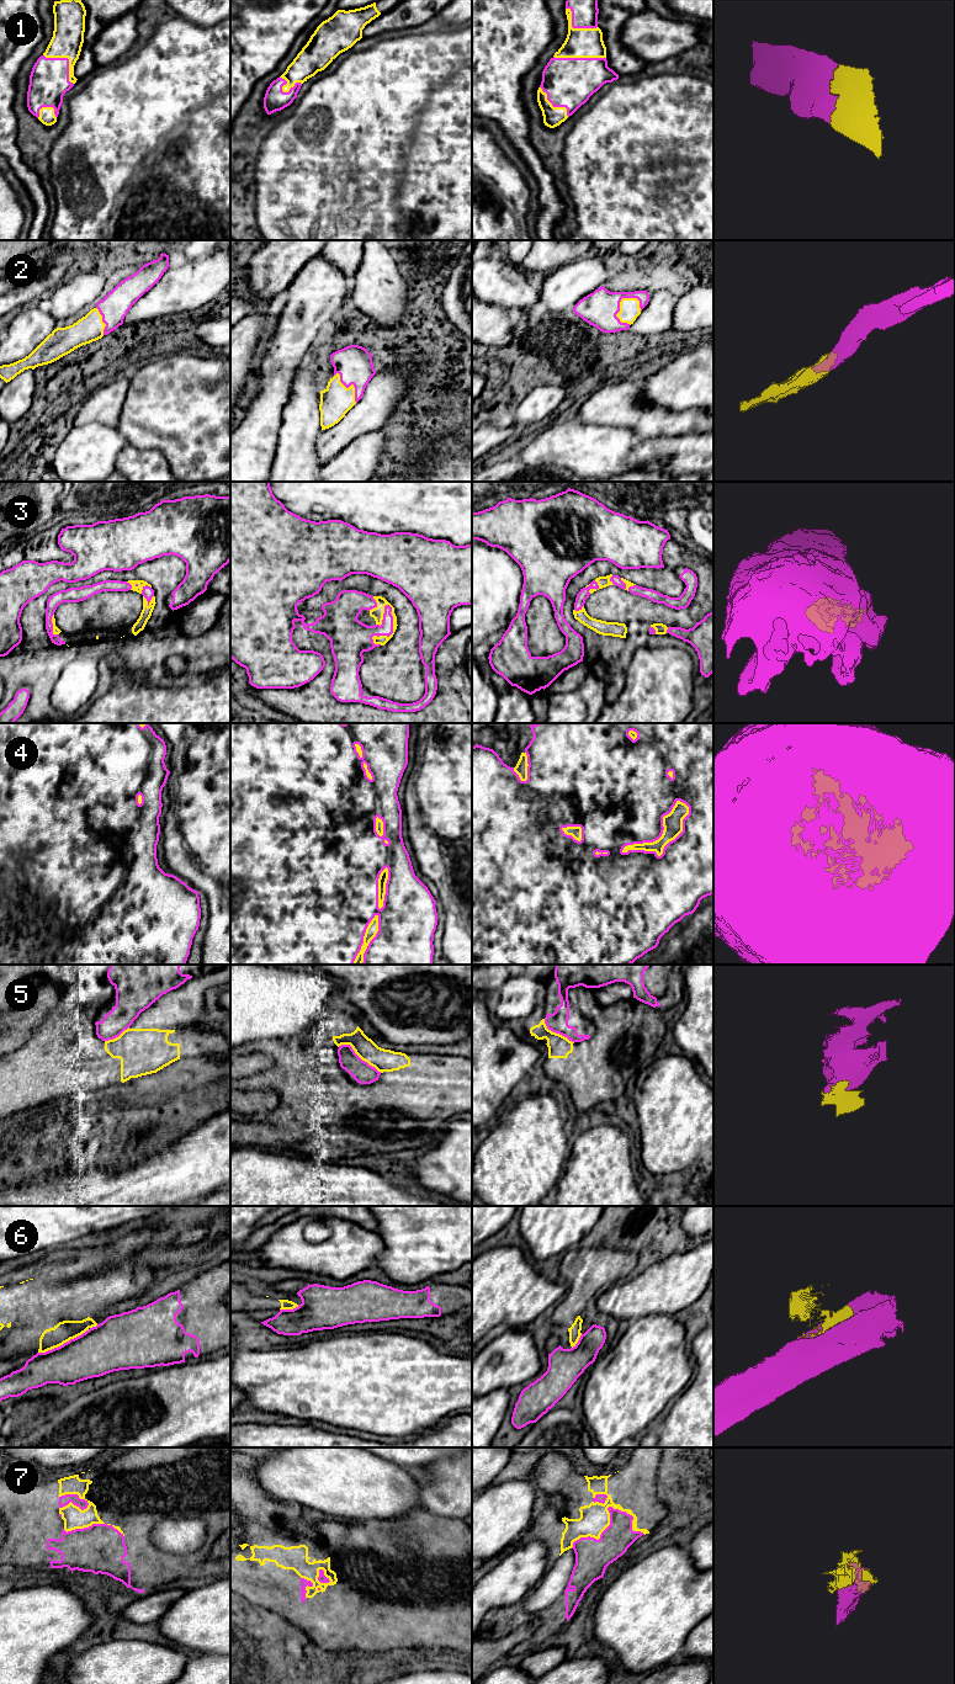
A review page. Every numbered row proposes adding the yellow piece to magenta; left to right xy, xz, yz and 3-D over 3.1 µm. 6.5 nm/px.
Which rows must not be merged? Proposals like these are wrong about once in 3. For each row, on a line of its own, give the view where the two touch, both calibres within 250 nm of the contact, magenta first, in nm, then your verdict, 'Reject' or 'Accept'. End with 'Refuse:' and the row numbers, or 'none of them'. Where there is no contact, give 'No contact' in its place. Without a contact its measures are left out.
1: Touches magenta in yz. Thickness 320 nm (magenta) against 190 nm. Accept
2: Touches magenta in yz. Thickness 220 nm (magenta) against 130 nm. Accept
3: Touches magenta in xz. Thickness 220 nm (magenta) against 80 nm. Accept
4: Touches magenta in yz. Thickness 440 nm (magenta) against 130 nm. Accept
5: Touches magenta in xz. Thickness 140 nm (magenta) against 150 nm. Reject
6: Touches magenta in xy. Thickness 320 nm (magenta) against 140 nm. Reject
7: Touches magenta in yz. Thickness 200 nm (magenta) against 190 nm. Accept
Refuse: 5, 6

